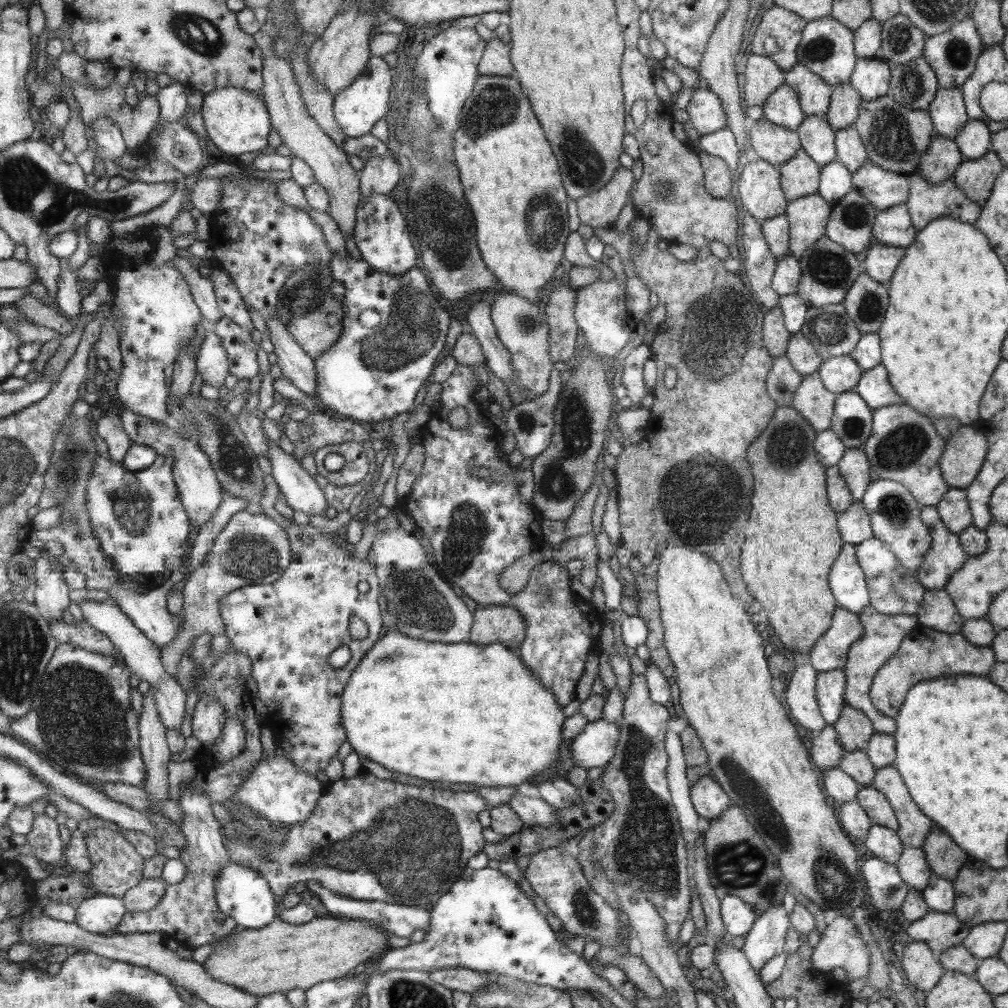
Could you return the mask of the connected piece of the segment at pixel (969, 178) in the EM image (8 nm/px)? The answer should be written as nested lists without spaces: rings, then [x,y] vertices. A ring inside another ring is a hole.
[[[993,150],[978,160],[964,160],[956,169],[954,179],[968,198],[981,206],[991,196],[1004,163]]]

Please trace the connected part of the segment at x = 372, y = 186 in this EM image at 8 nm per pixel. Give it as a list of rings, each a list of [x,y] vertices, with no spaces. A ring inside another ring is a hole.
[[[389,154],[373,156],[366,161],[364,168],[359,172],[360,190],[364,197],[377,194],[390,194],[392,188],[398,184],[403,168],[392,160]]]

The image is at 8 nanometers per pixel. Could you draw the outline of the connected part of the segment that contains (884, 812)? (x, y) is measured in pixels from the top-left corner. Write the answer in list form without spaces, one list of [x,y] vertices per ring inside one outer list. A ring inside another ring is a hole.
[[[874,785],[863,786],[859,790],[856,801],[867,811],[874,824],[888,827],[897,832],[899,829],[898,816],[883,791],[876,790]]]

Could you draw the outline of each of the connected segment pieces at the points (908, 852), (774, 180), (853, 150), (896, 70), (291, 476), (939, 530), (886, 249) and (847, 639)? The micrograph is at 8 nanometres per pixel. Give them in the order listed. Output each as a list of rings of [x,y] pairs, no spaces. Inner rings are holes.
[[[905,847],[903,856],[896,864],[903,881],[912,889],[923,891],[930,884],[932,871],[927,861],[926,852],[922,848]]]
[[[759,158],[754,163],[743,162],[737,175],[740,200],[752,217],[764,222],[786,214],[789,202],[778,166]]]
[[[855,127],[835,131],[835,147],[838,151],[837,160],[853,175],[870,160],[862,135]]]
[[[926,58],[893,66],[892,97],[908,110],[927,110],[939,92],[936,72]]]
[[[268,440],[268,443],[271,474],[287,505],[308,516],[324,514],[327,500],[314,477],[310,476],[294,455],[285,454],[276,442]]]
[[[924,505],[924,522],[932,526],[932,550],[924,557],[917,578],[926,590],[944,589],[951,576],[962,569],[967,563],[966,552],[954,532],[948,532],[949,527],[943,522],[938,506]]]
[[[882,243],[868,250],[865,262],[865,272],[876,282],[888,286],[896,269],[907,254],[905,247],[888,246]]]
[[[837,608],[831,628],[816,641],[810,660],[817,671],[843,669],[852,644],[864,636],[865,630],[859,614]]]

